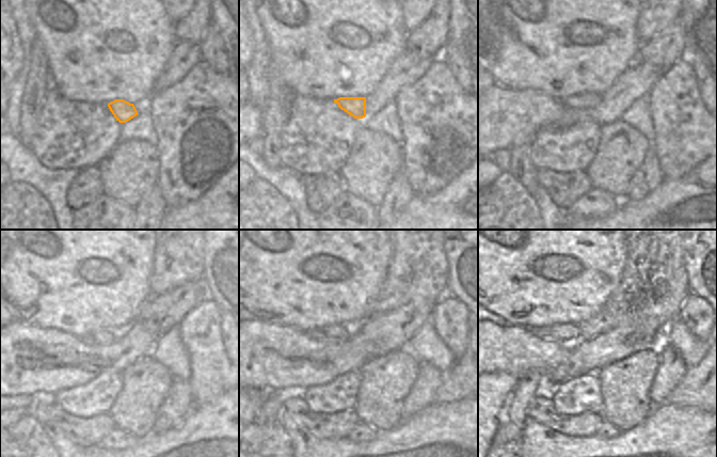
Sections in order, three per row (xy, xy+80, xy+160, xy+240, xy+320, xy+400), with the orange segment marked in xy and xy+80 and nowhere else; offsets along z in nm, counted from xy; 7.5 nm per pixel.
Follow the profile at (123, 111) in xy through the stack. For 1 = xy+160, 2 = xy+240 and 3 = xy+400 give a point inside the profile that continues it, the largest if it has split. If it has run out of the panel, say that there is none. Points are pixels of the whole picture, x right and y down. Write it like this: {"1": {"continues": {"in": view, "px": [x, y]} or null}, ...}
{"1": {"continues": {"in": "xy+160", "px": [585, 100]}}, "2": {"continues": {"in": "xy+240", "px": [101, 336]}}, "3": {"continues": {"in": "xy+400", "px": [558, 331]}}}

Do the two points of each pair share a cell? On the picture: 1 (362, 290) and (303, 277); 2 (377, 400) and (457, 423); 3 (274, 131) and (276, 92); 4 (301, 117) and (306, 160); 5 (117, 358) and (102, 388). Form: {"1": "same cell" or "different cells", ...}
{"1": "same cell", "2": "different cells", "3": "same cell", "4": "same cell", "5": "different cells"}

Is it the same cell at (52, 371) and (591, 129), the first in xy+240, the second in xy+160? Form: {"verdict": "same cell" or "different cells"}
{"verdict": "different cells"}

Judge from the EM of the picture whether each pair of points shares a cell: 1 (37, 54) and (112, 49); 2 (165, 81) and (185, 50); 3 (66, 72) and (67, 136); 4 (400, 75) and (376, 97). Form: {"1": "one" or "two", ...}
{"1": "two", "2": "one", "3": "two", "4": "one"}

